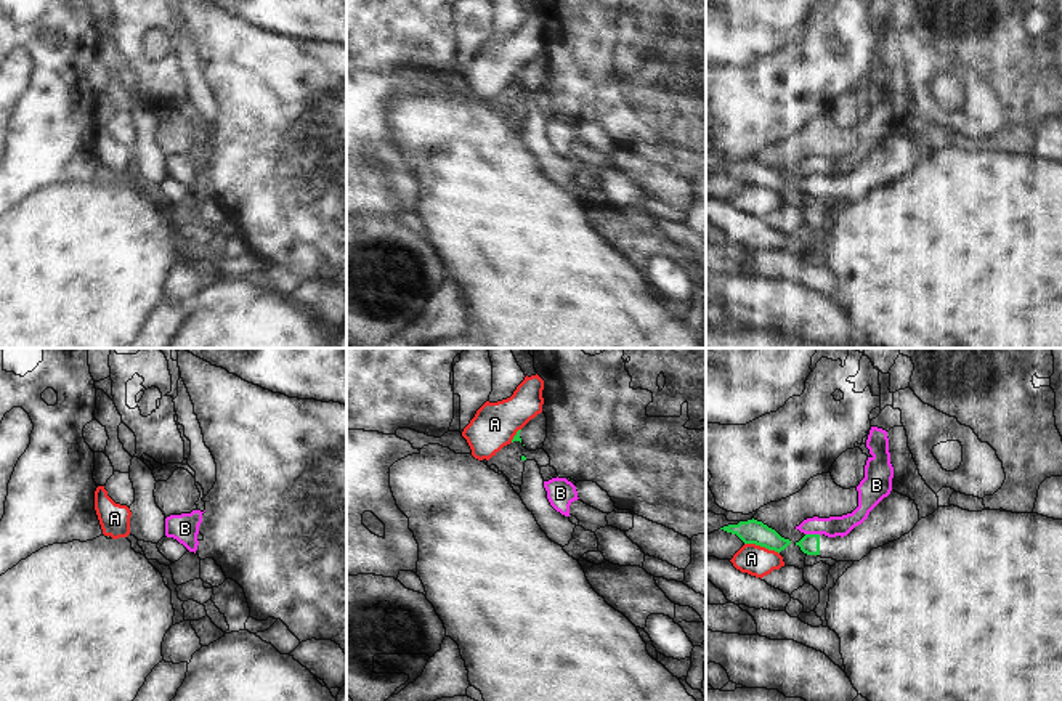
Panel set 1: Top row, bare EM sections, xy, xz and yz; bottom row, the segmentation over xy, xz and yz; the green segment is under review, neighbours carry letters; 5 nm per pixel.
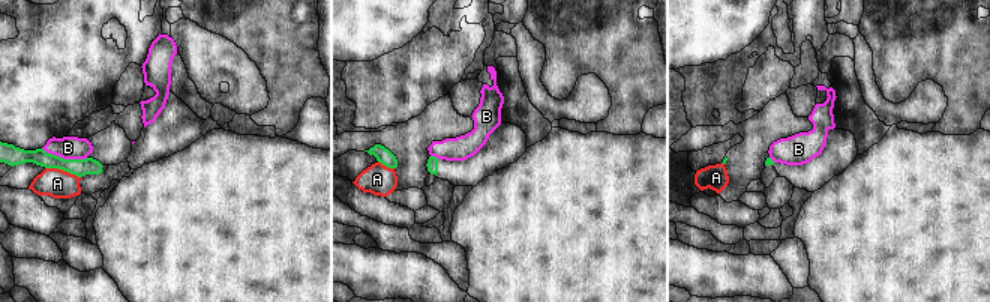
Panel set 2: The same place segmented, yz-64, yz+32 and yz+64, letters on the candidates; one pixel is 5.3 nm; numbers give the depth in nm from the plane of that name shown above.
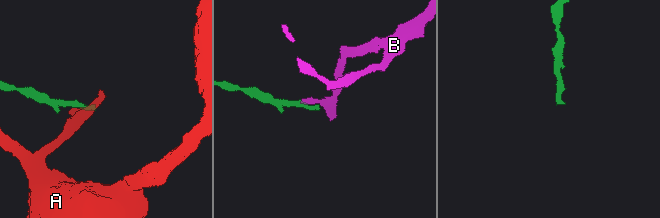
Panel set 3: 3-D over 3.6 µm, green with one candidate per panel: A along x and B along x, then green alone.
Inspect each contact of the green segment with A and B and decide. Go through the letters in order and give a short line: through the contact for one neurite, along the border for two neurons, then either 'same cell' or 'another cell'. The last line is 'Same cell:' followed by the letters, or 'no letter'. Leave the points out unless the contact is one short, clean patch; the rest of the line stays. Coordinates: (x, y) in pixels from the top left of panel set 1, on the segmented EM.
A: yz (745, 542), (754, 542), (778, 554) | another cell
B: yz (806, 533), (820, 534) | another cell
Same cell: no letter

